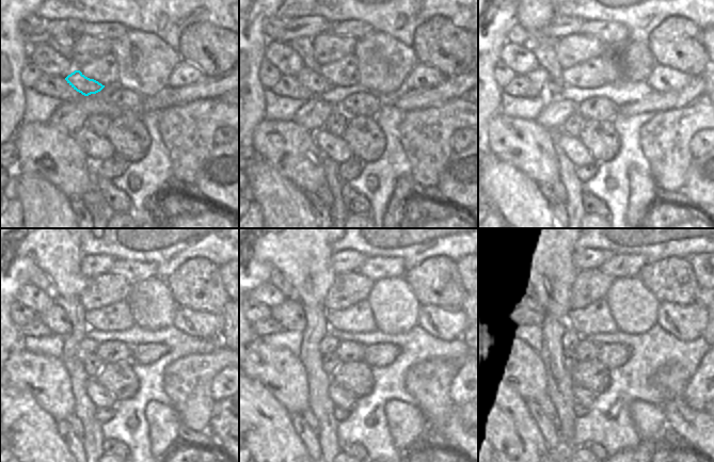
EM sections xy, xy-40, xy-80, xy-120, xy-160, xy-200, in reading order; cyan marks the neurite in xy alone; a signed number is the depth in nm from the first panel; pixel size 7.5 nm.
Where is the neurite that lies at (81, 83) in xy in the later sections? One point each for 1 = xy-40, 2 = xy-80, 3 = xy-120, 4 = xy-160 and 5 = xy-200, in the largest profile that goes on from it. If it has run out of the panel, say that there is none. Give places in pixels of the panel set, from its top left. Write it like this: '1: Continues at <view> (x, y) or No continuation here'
1: Continues at xy-40 (315, 82)
2: Continues at xy-80 (540, 78)
3: Continues at xy-120 (56, 318)
4: Continues at xy-160 (289, 314)
5: Continues at xy-200 (524, 313).

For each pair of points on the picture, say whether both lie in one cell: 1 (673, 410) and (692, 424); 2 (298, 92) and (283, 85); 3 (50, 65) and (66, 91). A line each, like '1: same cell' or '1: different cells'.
1: same cell
2: same cell
3: different cells

